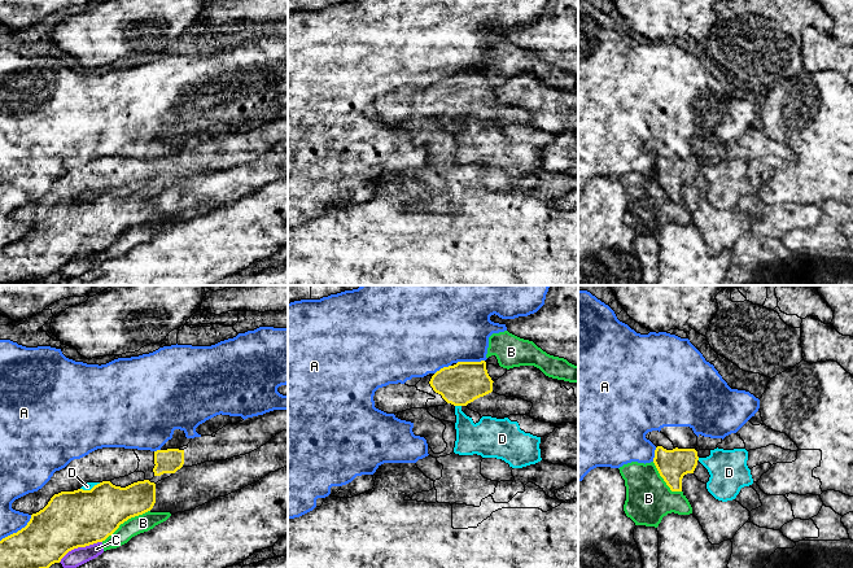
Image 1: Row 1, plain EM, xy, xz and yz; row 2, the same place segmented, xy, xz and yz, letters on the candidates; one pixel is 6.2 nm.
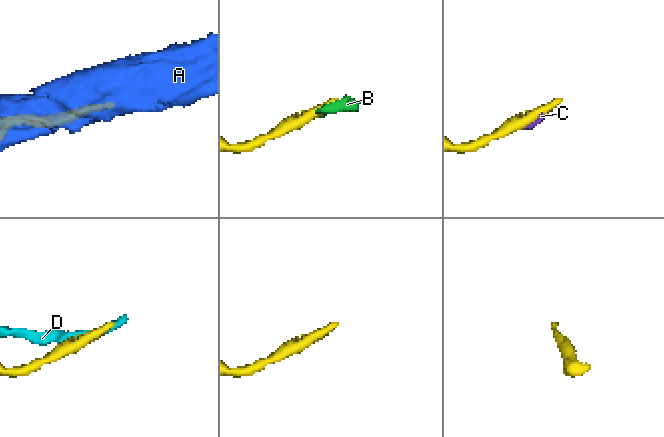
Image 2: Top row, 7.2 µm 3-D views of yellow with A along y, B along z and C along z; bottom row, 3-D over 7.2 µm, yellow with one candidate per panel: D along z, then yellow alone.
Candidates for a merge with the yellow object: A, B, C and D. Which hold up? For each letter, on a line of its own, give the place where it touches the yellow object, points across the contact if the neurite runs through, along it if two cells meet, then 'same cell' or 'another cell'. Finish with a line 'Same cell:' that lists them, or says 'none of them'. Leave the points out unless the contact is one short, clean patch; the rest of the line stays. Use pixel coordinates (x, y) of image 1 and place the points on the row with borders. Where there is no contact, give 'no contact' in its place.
A: xz (469, 362) | another cell
B: xy (125, 520) | another cell
C: xy (79, 546) | another cell
D: xz (458, 405) | another cell
Same cell: none of them

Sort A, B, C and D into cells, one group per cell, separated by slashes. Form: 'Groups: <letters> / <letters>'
Groups: A / B C / D

